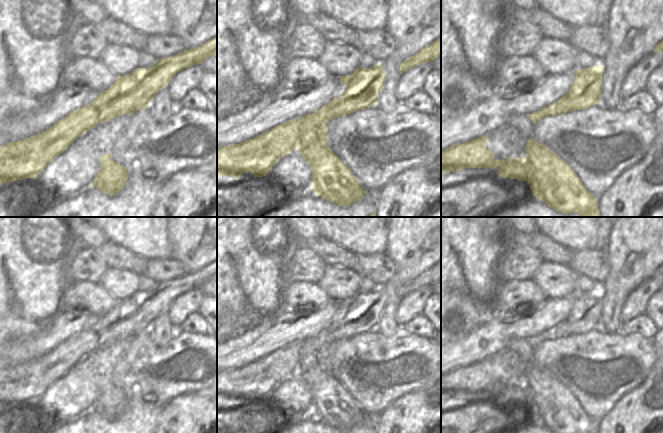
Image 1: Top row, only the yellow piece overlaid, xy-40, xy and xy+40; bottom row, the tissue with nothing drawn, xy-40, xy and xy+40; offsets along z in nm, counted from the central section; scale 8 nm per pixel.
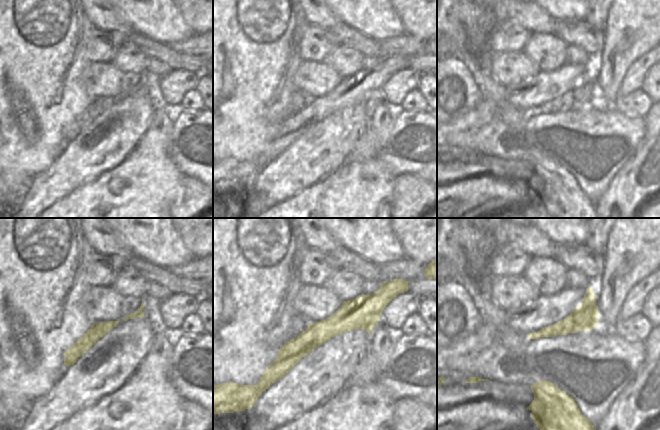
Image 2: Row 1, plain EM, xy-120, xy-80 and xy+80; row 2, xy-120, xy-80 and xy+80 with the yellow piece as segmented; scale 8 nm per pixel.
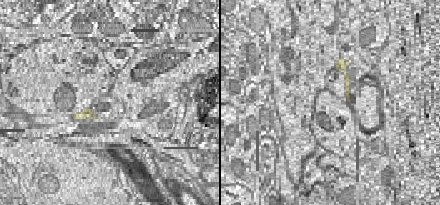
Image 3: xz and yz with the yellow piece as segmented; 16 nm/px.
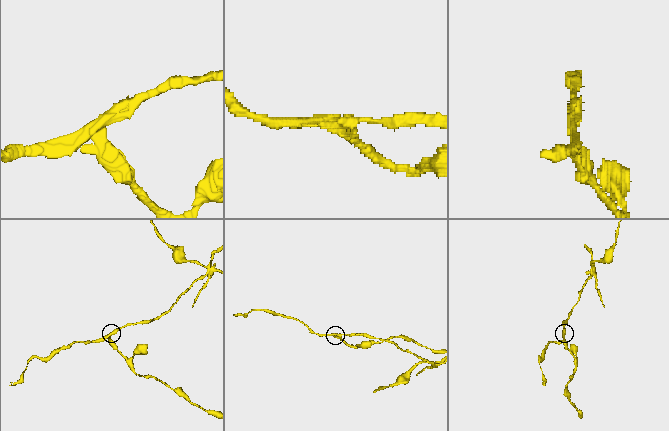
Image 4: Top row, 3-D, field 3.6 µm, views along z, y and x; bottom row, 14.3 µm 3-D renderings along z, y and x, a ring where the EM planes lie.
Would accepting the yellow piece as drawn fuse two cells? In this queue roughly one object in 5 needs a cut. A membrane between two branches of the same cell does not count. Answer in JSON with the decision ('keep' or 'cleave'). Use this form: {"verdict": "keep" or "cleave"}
{"verdict": "cleave"}

